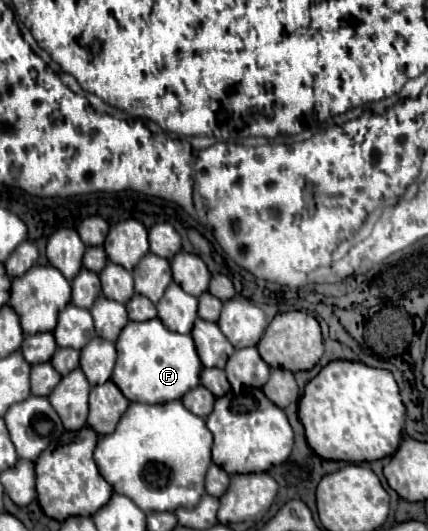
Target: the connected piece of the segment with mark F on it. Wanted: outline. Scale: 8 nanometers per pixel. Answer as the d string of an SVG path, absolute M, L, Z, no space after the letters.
M159 318L147 322L129 322L115 346L117 364L111 380L131 402L155 404L179 400L187 390L199 386L199 374L203 366L195 352L193 338L189 334L175 334L167 330Z

